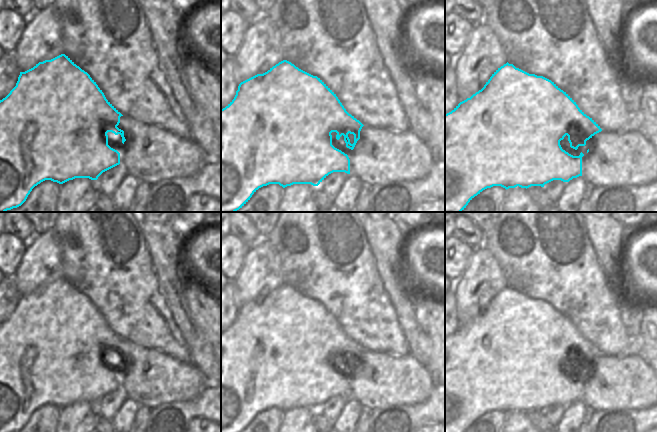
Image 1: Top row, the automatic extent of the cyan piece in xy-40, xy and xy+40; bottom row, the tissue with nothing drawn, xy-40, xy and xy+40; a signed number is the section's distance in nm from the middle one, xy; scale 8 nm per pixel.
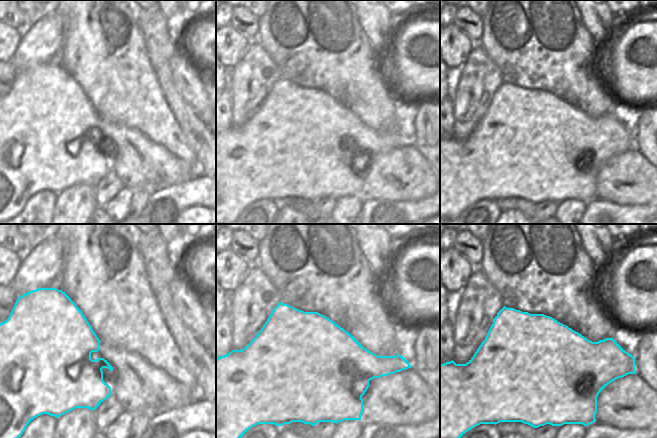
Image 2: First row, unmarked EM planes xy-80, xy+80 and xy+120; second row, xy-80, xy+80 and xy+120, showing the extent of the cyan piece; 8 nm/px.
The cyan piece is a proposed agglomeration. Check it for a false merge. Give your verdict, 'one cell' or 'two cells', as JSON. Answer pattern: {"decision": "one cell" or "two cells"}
{"decision": "two cells"}

